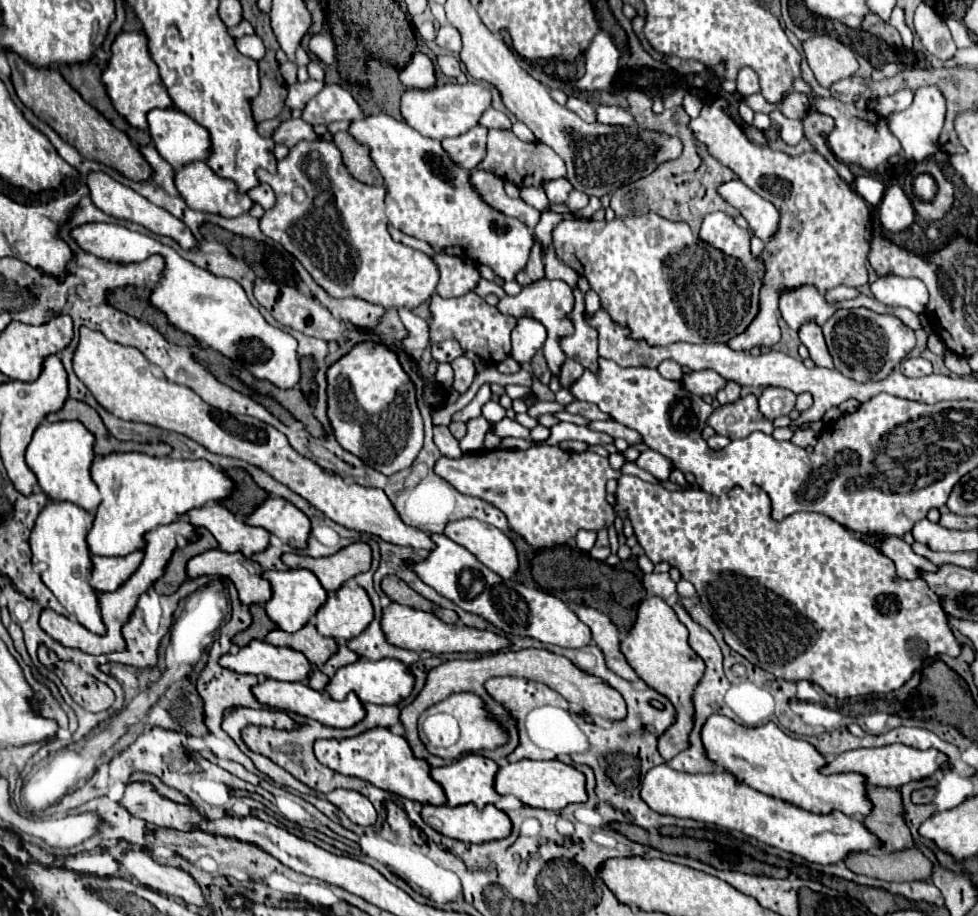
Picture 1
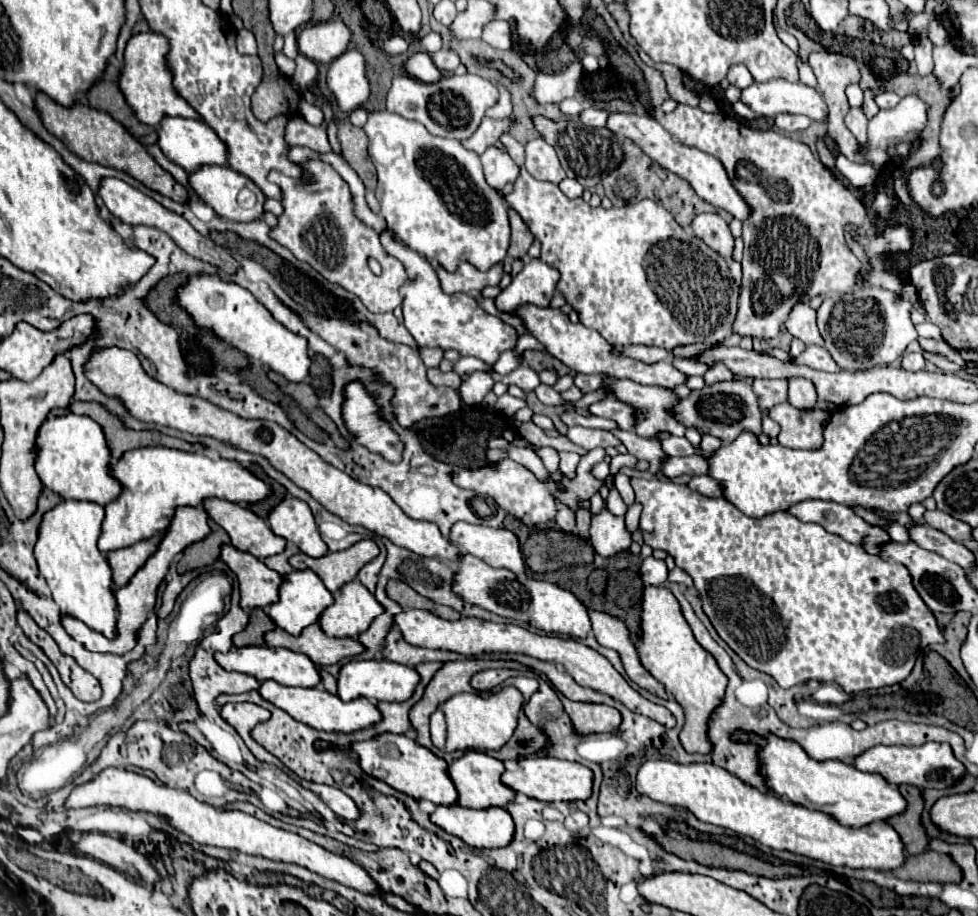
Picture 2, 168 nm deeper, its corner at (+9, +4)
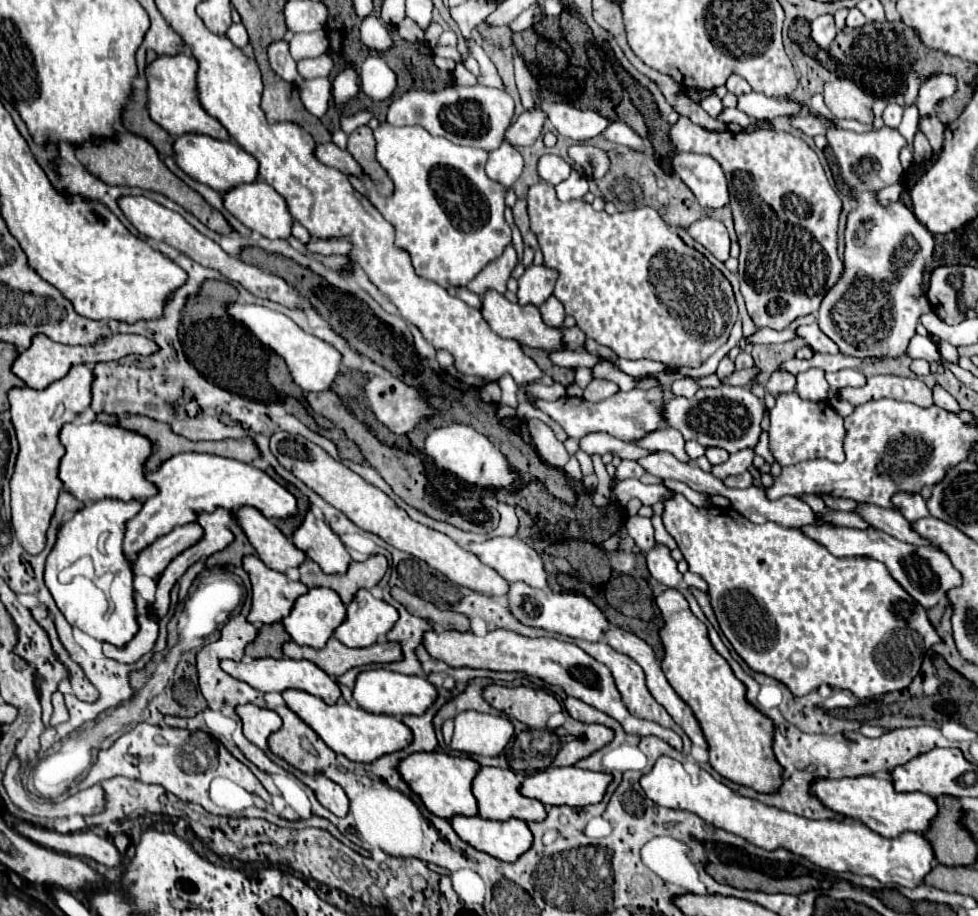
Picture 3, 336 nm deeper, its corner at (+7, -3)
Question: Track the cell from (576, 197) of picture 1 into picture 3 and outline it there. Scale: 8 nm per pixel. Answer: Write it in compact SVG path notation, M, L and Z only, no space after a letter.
M571 170L571 176L563 182L559 182L555 186L557 190L557 198L567 202L567 200L573 200L573 198L583 198L589 191L589 184L587 179L577 172L577 170Z

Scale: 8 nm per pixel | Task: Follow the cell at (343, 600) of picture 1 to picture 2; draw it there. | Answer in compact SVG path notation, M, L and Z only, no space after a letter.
M353 579L333 595L333 605L323 611L319 625L331 637L355 639L381 613L383 607L377 603L377 599L359 579Z

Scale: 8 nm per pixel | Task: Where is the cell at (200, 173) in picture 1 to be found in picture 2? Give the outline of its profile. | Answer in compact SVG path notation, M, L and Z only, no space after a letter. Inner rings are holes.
M203 165L201 169L189 173L189 185L193 191L209 203L215 213L223 219L231 221L253 221L261 219L265 195L253 181L243 177L241 173L229 169L227 165ZM247 187L257 195L257 205L253 209L241 209L237 203L237 193Z

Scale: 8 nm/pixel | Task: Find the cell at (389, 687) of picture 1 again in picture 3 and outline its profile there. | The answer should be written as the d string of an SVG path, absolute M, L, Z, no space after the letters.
M385 668L361 672L353 688L353 698L363 710L371 714L387 714L387 716L421 716L437 700L437 696L439 696L437 688L427 678L407 676Z

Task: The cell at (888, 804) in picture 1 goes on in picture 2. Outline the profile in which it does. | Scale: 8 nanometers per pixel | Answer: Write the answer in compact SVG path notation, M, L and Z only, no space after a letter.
M901 785L899 791L903 791L903 797L907 799L907 811L903 811L903 815L893 815L891 819L887 819L887 823L903 839L905 851L909 855L917 855L927 847L927 841L929 841L919 823L919 817L923 811L923 799L921 799L921 793L917 787Z

